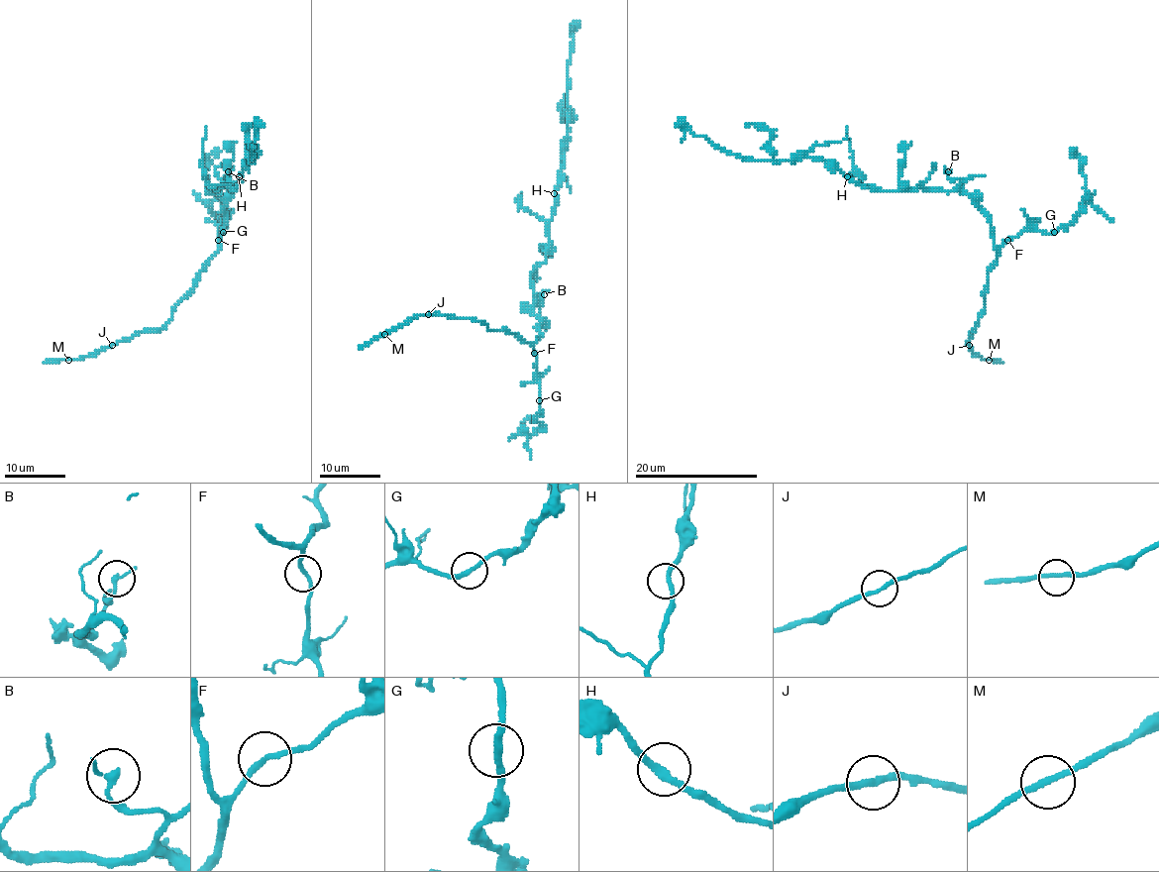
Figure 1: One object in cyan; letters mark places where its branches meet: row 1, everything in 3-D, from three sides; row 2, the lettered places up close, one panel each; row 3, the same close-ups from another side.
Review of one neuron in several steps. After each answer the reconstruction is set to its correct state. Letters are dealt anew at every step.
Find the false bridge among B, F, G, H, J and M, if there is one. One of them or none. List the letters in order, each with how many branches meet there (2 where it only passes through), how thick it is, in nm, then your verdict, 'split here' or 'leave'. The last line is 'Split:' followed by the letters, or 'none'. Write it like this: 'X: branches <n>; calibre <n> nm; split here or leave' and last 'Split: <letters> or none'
B: branches 2; calibre 200 nm; leave
F: branches 2; calibre 200 nm; leave
G: branches 2; calibre 240 nm; leave
H: branches 2; calibre 240 nm; leave
J: branches 2; calibre 220 nm; leave
M: branches 2; calibre 200 nm; leave
Split: none

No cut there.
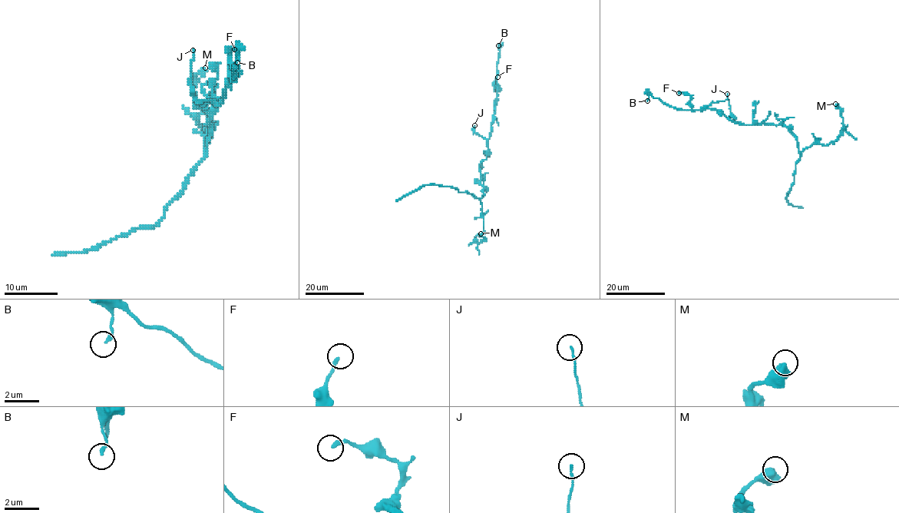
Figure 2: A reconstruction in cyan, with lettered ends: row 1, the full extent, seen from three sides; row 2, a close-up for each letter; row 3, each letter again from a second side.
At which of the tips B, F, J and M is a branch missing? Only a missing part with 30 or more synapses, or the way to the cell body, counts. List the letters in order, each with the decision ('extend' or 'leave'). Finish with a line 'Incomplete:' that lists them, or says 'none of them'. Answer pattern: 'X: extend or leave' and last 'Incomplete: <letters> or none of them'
B: leave
F: leave
J: leave
M: leave
Incomplete: none of them

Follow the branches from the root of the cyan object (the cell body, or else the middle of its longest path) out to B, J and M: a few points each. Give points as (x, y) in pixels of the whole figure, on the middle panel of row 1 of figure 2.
B: (480, 178), (479, 164), (486, 158), (487, 139), (495, 113), (498, 45)
J: (480, 178), (479, 164), (486, 158), (487, 140), (474, 132), (474, 125)
M: (480, 178), (479, 183), (484, 187), (480, 201), (483, 239), (476, 241), (475, 238), (480, 233)

